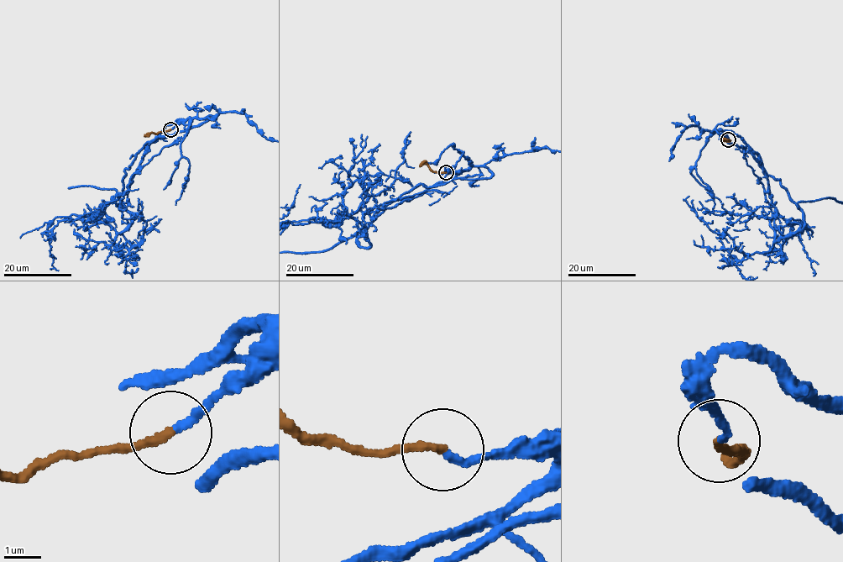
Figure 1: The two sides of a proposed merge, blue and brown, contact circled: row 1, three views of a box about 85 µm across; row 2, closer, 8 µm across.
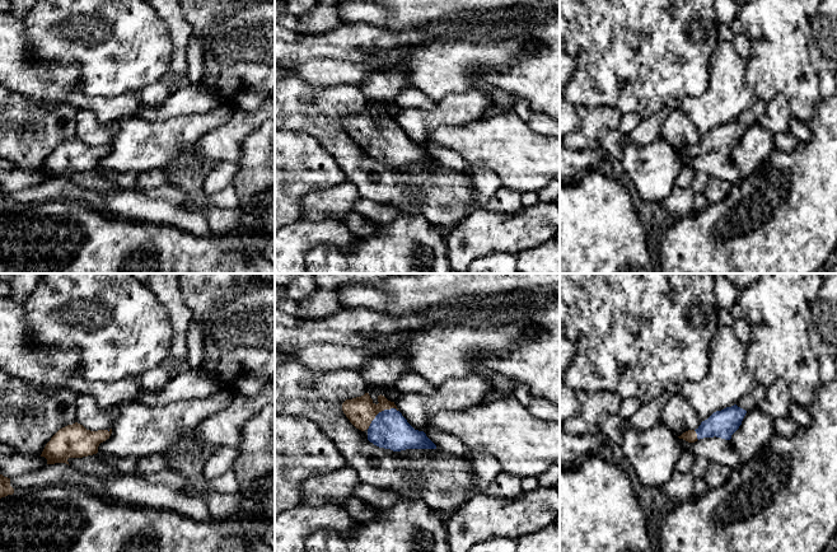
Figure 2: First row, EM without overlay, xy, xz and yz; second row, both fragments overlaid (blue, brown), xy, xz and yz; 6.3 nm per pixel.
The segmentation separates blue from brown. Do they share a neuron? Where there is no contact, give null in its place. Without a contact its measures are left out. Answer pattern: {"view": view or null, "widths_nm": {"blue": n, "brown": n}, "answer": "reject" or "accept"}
{"view": "xz", "widths_nm": {"blue": 240, "brown": 180}, "answer": "accept"}

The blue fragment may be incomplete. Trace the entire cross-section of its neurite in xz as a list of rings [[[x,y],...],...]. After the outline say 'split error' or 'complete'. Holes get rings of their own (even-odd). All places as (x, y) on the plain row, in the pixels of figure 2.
[[[369,108],[342,118],[342,126],[350,137],[361,146],[368,146],[368,155],[374,160],[393,167],[406,164],[436,164],[424,146],[415,145],[398,126],[394,117],[378,111],[378,120]]]; split error

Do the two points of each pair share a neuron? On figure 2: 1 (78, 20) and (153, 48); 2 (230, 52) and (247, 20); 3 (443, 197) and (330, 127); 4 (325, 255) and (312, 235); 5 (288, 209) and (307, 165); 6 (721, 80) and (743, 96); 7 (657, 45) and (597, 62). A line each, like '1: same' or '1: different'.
1: same
2: same
3: same
4: different
5: same
6: same
7: same

